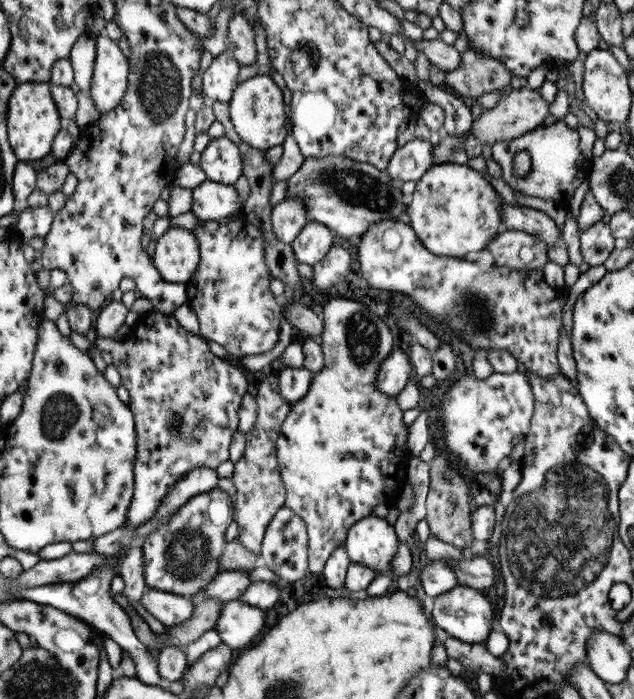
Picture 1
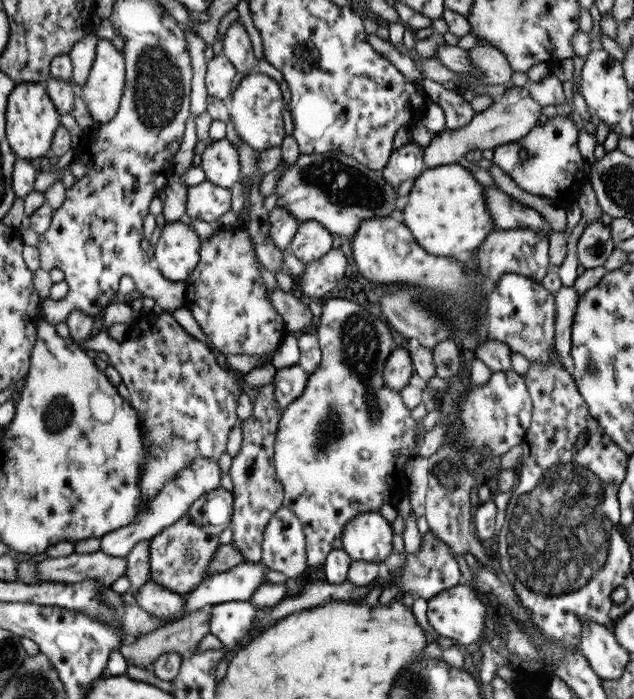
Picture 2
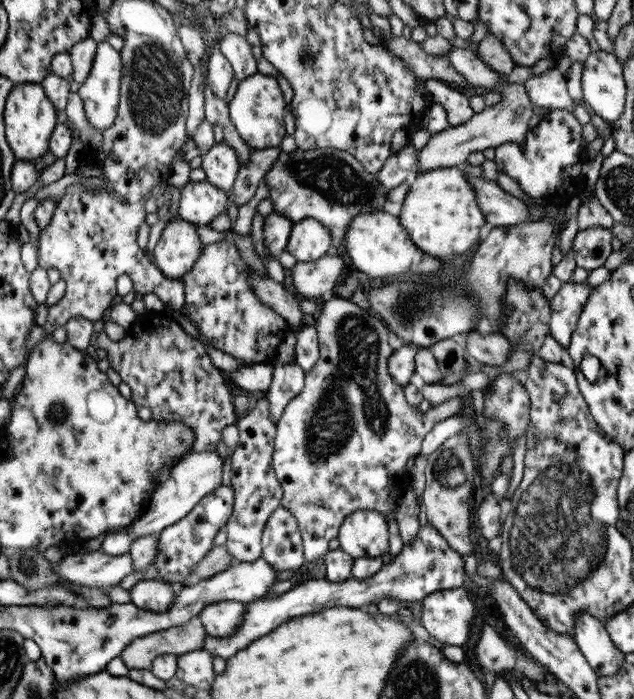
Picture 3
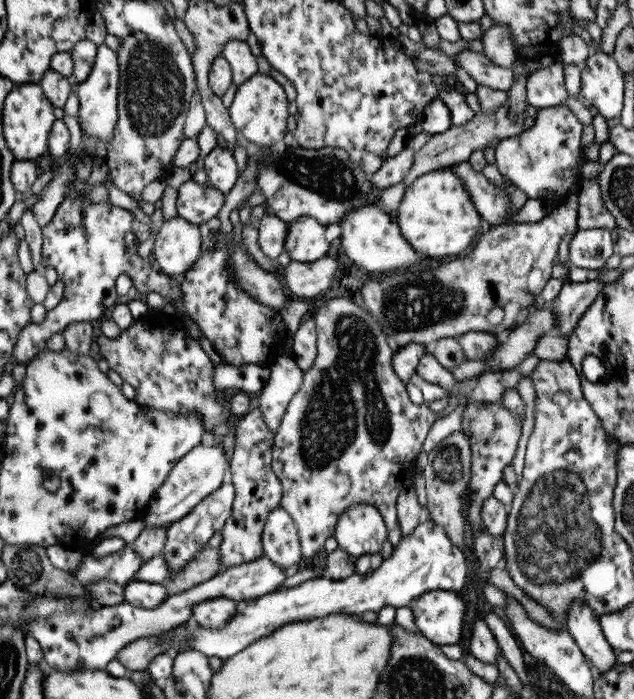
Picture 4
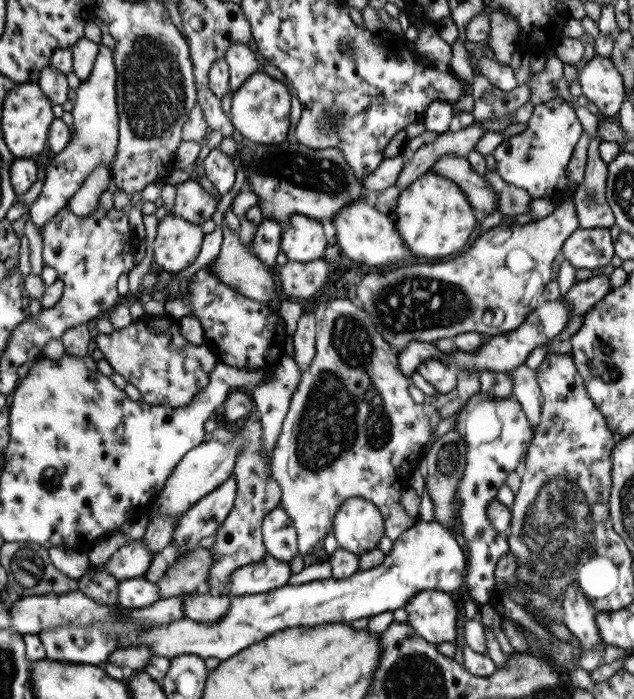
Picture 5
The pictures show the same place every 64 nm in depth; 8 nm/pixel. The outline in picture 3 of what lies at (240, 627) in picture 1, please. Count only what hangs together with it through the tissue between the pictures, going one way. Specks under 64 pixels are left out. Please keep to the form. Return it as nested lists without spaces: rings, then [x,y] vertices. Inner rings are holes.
[[[223,601],[203,606],[196,616],[201,619],[206,634],[223,637],[235,634],[243,620],[243,614],[245,603]]]

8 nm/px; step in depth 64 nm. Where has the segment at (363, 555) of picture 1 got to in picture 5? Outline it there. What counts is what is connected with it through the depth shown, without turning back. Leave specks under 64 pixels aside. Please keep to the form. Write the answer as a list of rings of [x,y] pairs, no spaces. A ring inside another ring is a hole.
[[[361,498],[346,499],[331,520],[331,530],[338,547],[360,555],[369,550],[377,549],[379,538],[384,535],[384,522],[377,508]]]

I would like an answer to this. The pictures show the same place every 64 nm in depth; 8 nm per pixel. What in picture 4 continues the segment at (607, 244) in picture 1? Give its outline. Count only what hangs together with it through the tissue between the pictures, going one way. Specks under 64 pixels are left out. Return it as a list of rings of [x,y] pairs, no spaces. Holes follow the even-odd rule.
[[[604,228],[575,230],[568,246],[568,262],[573,267],[587,270],[601,268],[605,259],[613,254],[611,234]]]

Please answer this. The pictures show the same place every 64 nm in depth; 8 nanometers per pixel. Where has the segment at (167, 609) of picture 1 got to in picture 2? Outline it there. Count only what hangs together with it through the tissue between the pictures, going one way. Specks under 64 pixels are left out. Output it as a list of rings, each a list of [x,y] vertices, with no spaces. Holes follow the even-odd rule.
[[[148,581],[143,584],[135,594],[133,594],[137,606],[141,607],[149,616],[155,616],[165,623],[175,621],[175,616],[179,619],[179,614],[183,610],[183,596],[171,592]]]

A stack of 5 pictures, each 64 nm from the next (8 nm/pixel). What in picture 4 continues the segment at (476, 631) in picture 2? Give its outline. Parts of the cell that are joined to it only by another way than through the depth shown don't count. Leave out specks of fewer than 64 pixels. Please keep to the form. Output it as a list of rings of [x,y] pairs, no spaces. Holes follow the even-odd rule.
[[[446,590],[425,592],[409,605],[419,634],[438,646],[461,640],[468,607],[457,591]]]

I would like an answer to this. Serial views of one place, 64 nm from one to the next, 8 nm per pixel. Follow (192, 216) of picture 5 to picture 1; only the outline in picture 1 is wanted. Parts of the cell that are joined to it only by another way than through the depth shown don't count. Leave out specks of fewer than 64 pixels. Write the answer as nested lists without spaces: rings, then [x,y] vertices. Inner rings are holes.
[[[203,181],[191,190],[190,211],[202,221],[219,219],[238,214],[242,208],[233,185]]]

